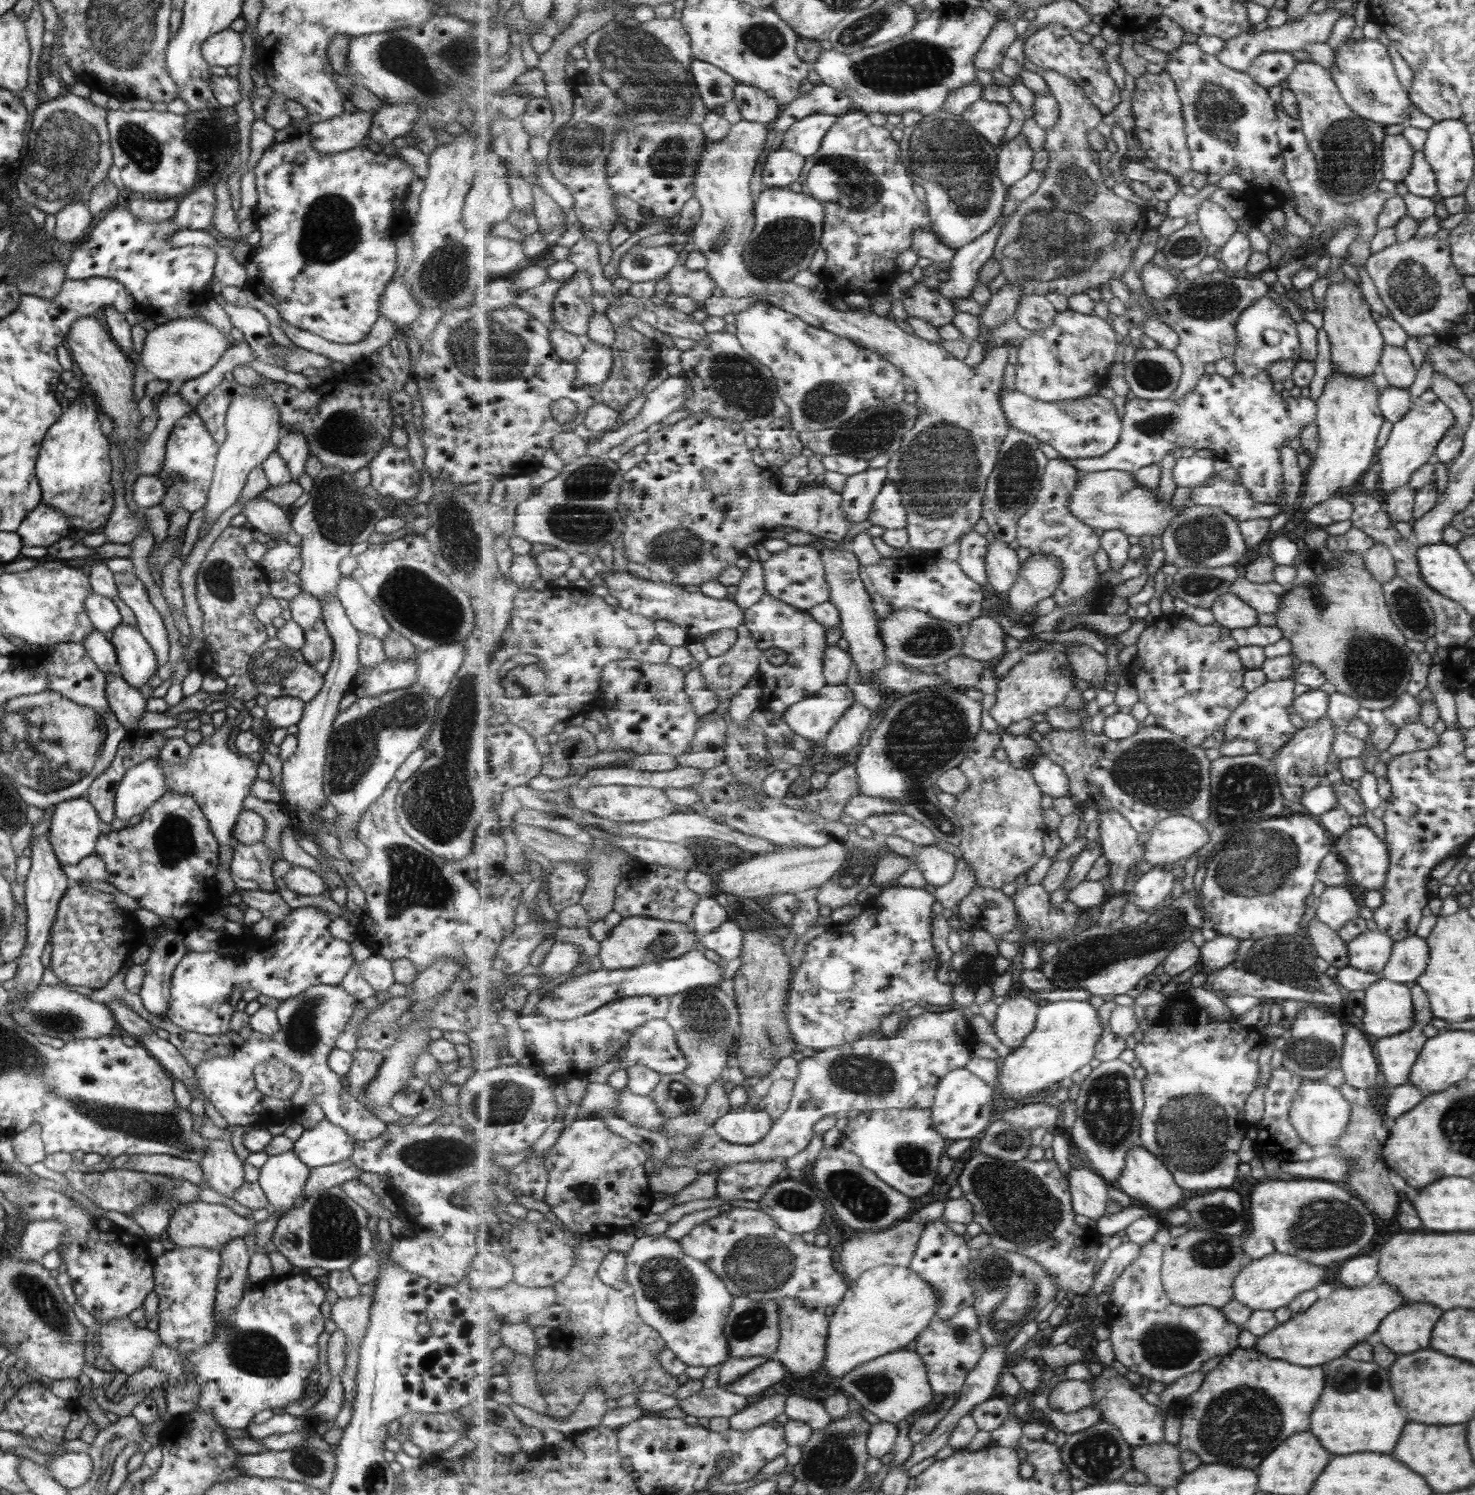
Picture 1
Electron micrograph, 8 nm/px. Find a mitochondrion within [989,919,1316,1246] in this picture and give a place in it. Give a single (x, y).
(1192, 1125)

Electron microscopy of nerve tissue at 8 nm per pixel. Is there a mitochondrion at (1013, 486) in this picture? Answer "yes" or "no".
yes

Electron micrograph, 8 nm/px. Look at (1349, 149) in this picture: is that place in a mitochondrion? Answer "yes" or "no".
yes

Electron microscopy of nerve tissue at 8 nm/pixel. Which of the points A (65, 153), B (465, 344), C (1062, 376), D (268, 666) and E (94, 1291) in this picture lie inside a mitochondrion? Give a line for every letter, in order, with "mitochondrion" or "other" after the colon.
A: mitochondrion
B: mitochondrion
C: other
D: mitochondrion
E: other

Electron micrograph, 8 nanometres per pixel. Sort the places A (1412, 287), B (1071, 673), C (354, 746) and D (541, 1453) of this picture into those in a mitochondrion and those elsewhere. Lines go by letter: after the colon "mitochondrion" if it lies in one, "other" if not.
A: mitochondrion
B: other
C: mitochondrion
D: other

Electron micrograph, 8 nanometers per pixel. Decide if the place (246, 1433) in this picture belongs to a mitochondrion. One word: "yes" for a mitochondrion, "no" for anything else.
no

